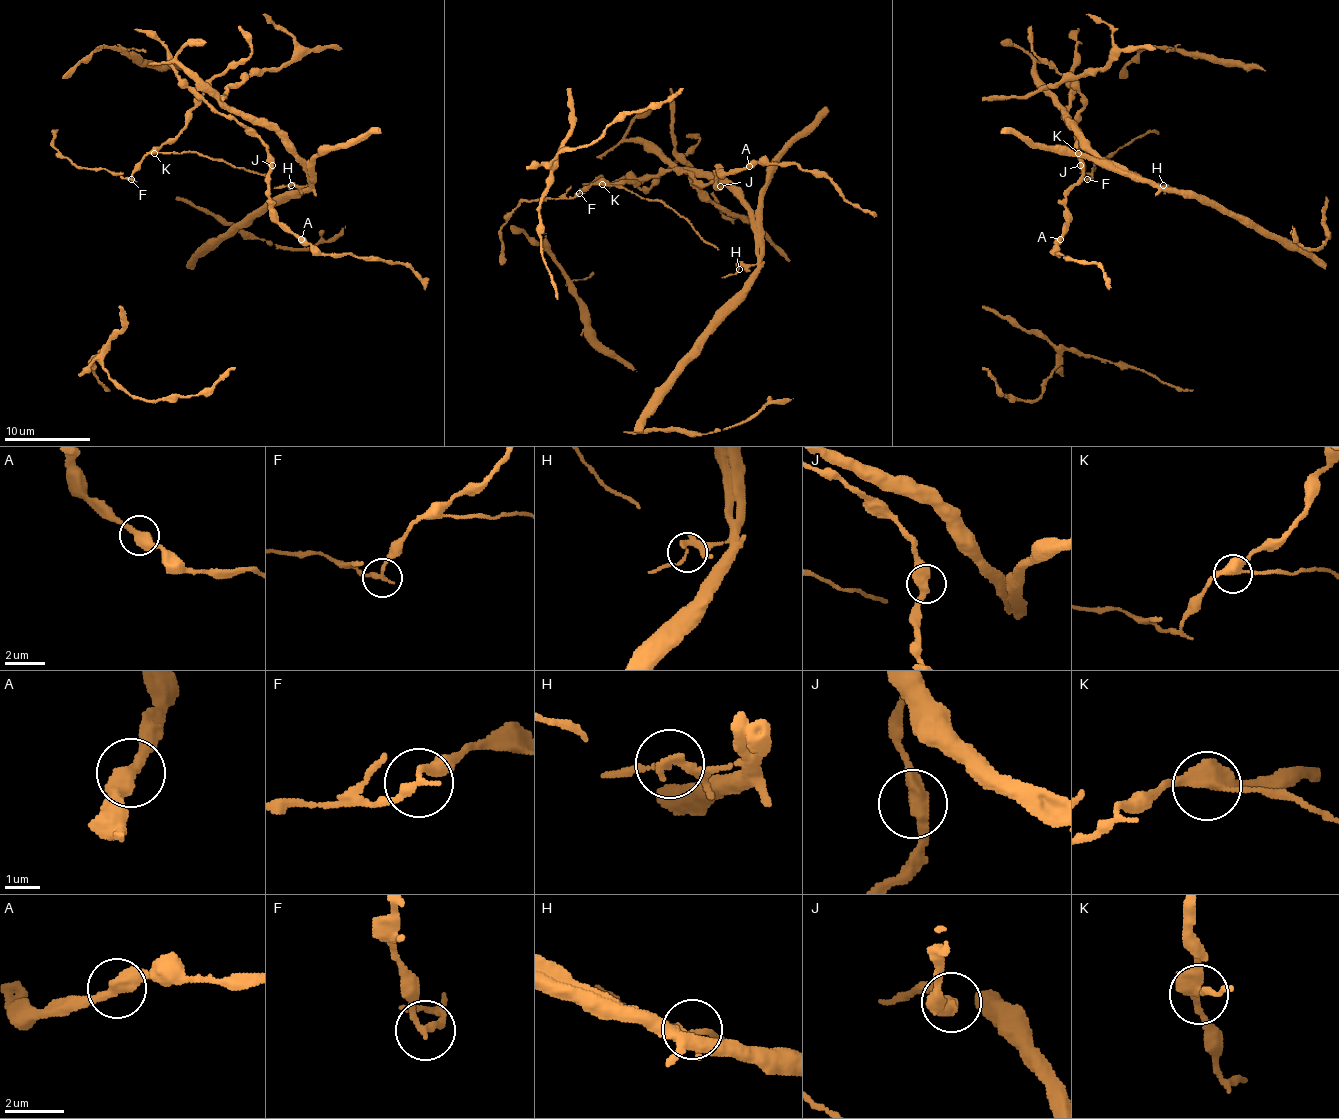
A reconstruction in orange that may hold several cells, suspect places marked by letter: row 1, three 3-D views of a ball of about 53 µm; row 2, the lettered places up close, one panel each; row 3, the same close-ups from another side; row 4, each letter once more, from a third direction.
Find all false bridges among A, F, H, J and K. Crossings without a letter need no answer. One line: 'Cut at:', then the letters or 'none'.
Cut at: F, K

